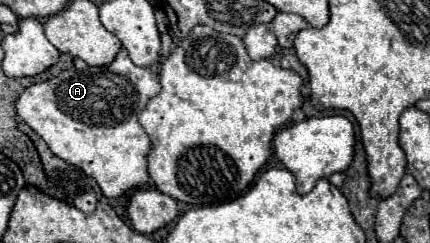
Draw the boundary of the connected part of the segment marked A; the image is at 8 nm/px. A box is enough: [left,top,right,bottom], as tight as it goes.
[17,49,159,199]

